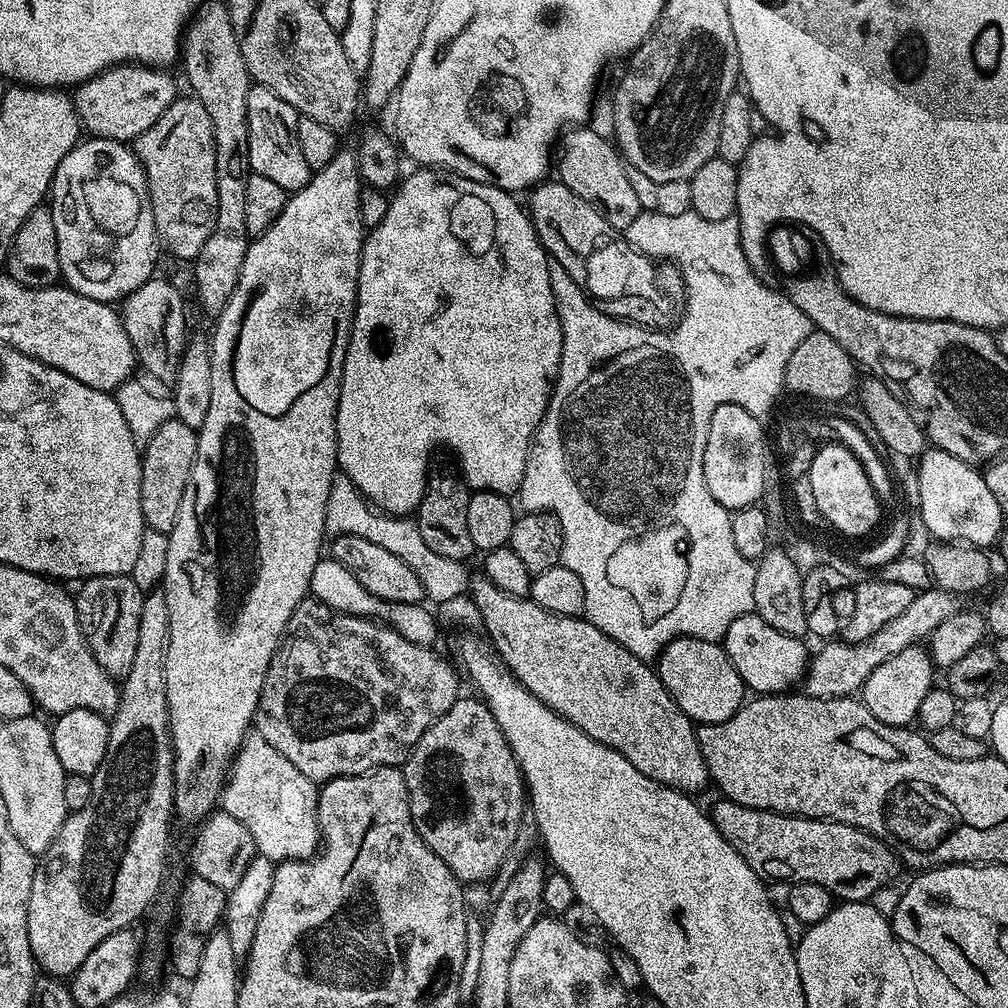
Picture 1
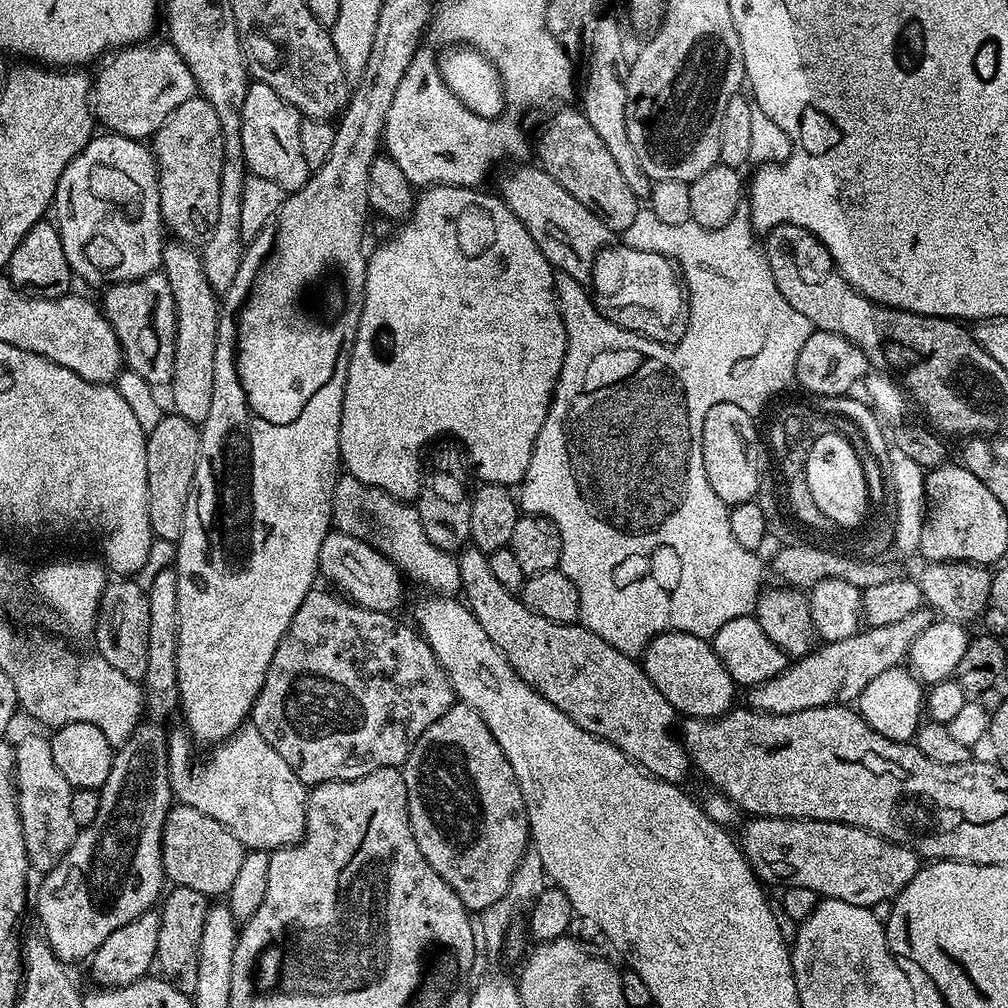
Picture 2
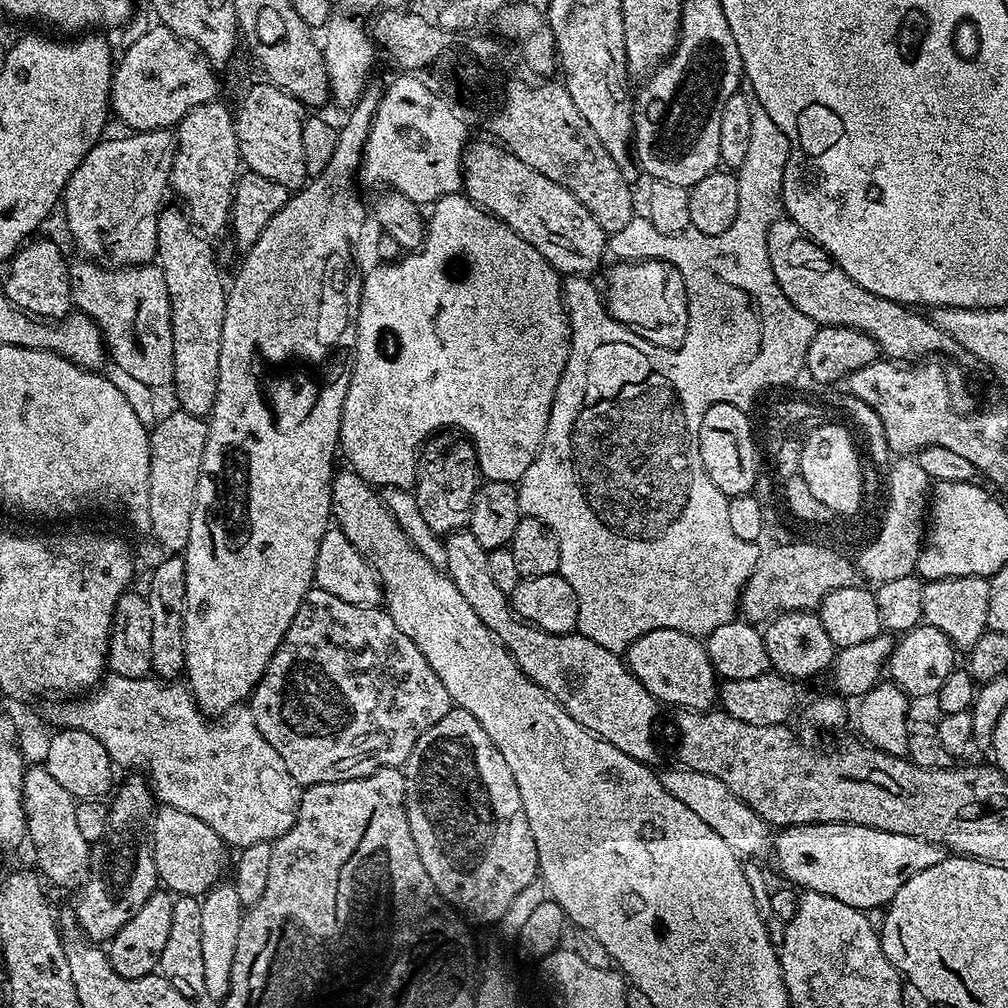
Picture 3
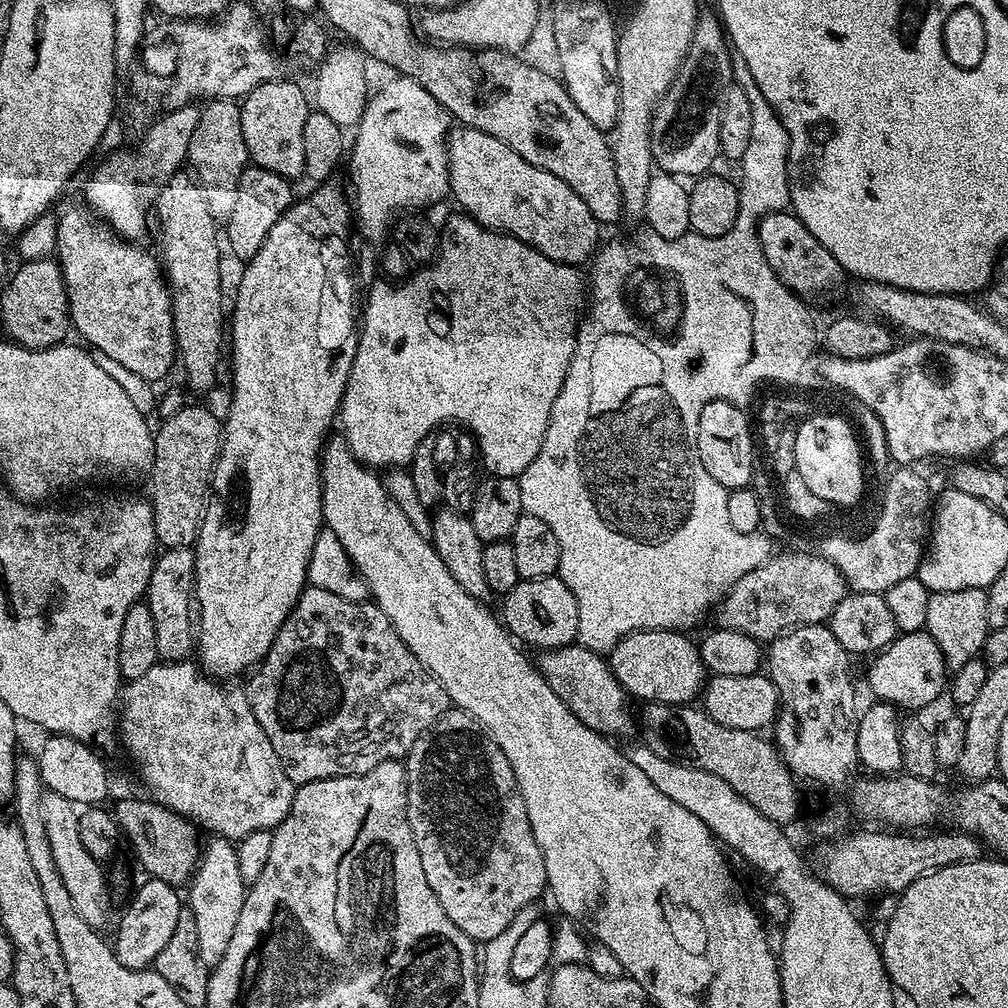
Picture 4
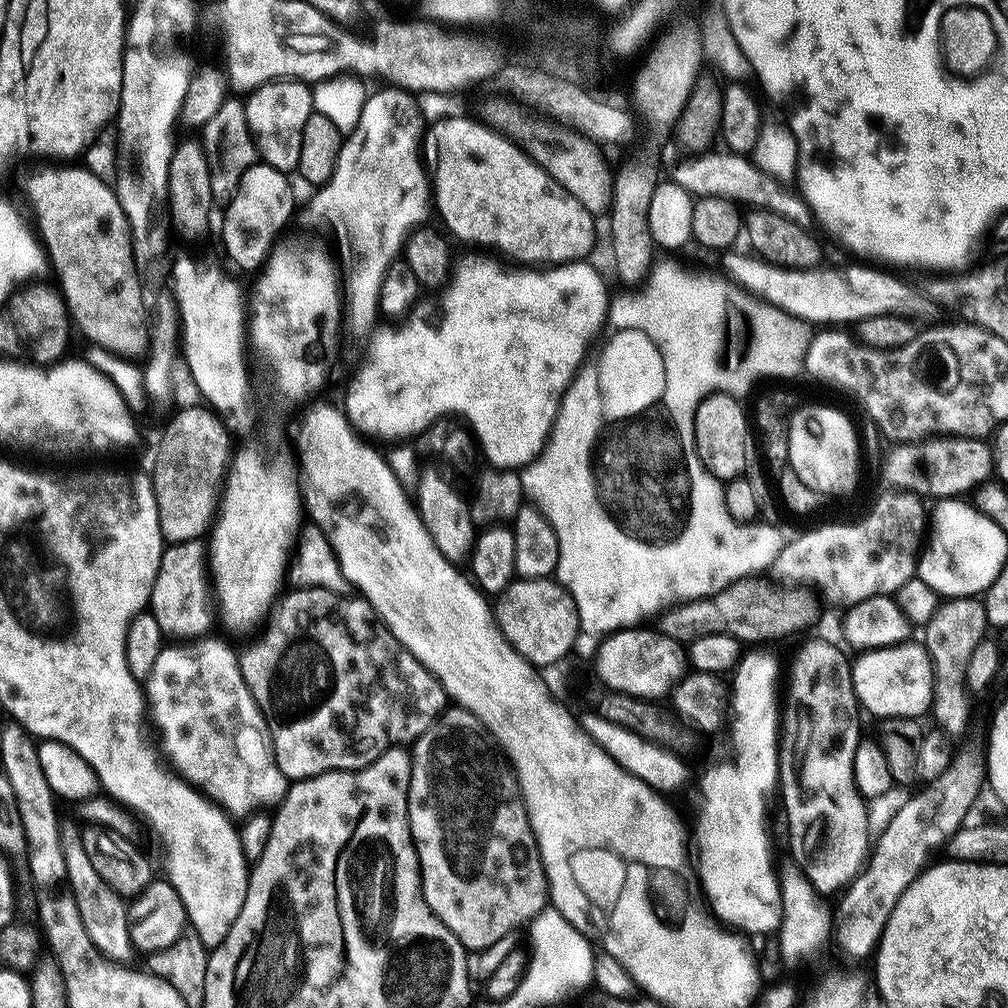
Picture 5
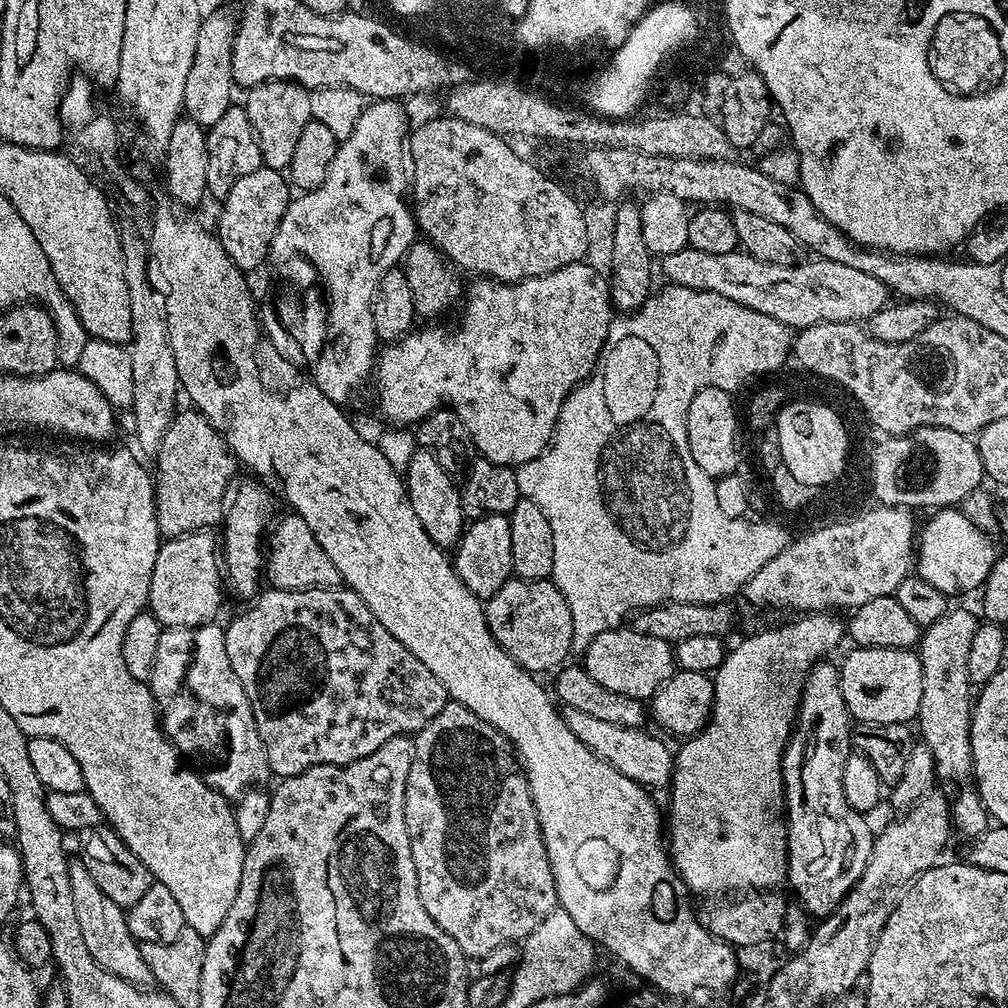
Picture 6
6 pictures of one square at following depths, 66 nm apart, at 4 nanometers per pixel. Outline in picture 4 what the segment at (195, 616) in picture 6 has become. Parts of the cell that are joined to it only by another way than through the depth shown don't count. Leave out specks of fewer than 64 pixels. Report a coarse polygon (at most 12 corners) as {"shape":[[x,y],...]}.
{"shape":[[191,547],[155,557],[146,603],[156,655],[194,648]]}

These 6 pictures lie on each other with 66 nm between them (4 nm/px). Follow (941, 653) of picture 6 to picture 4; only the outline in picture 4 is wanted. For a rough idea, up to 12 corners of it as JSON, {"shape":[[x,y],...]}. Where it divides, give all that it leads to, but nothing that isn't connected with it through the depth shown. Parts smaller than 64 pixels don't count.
{"shape":[[987,591],[931,593],[924,628],[949,669],[981,655]]}

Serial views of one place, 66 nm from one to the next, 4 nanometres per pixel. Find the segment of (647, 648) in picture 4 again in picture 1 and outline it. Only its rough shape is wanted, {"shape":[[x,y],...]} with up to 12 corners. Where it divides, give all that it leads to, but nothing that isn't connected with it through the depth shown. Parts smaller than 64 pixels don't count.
{"shape":[[679,636],[655,669],[697,725],[745,703],[723,643]]}

